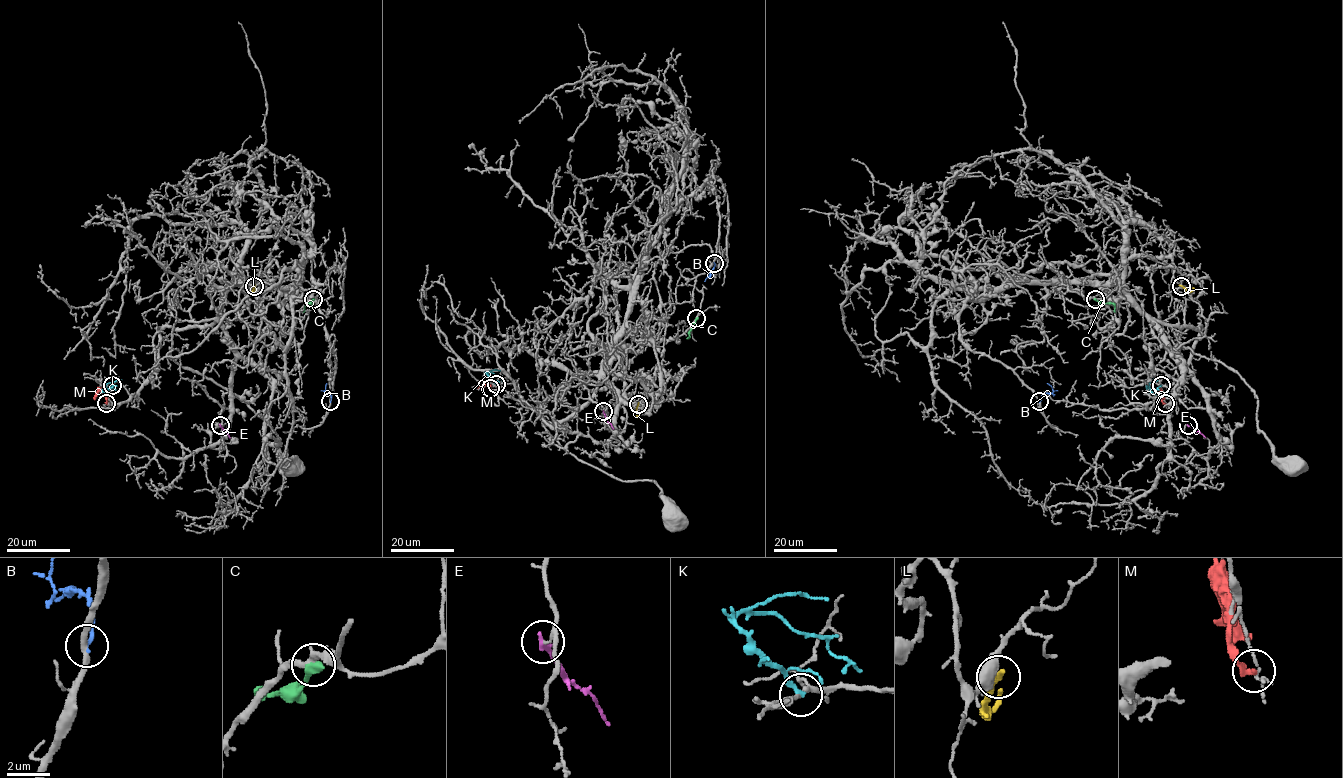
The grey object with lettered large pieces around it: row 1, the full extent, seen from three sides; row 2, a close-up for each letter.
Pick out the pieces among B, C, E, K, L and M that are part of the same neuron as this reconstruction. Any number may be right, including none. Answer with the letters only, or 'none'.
none

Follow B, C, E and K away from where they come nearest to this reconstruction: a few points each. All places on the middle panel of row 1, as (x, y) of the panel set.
B: (713, 262), (709, 277), (710, 270)
C: (696, 318), (687, 337)
E: (603, 411), (613, 429)
K: (496, 384), (486, 373), (491, 372), (505, 380)

